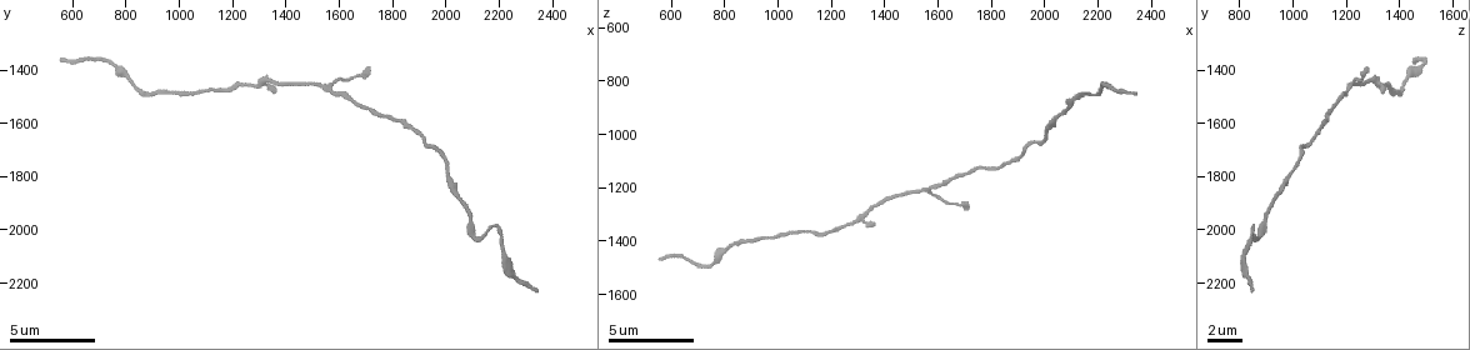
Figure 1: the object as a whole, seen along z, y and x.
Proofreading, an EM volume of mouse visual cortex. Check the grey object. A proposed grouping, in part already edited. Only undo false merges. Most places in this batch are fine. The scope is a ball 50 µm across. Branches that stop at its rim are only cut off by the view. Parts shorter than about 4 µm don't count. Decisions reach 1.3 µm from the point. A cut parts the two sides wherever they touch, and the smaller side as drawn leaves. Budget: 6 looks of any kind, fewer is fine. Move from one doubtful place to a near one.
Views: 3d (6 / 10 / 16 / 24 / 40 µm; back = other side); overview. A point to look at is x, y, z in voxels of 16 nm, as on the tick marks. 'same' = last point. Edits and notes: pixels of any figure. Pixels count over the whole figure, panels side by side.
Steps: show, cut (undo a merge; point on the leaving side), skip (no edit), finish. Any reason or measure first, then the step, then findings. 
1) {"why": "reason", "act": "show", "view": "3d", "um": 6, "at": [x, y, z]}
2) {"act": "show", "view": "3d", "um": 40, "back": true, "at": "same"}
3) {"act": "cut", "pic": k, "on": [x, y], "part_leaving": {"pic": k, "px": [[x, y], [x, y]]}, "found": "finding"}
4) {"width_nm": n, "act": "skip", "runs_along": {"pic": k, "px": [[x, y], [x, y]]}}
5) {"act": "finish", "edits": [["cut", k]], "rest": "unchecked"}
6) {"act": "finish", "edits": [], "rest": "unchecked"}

{"why": "sudden change in width", "act": "show", "view": "3d", "um": 6, "at": [2010, 1780, 1010]}

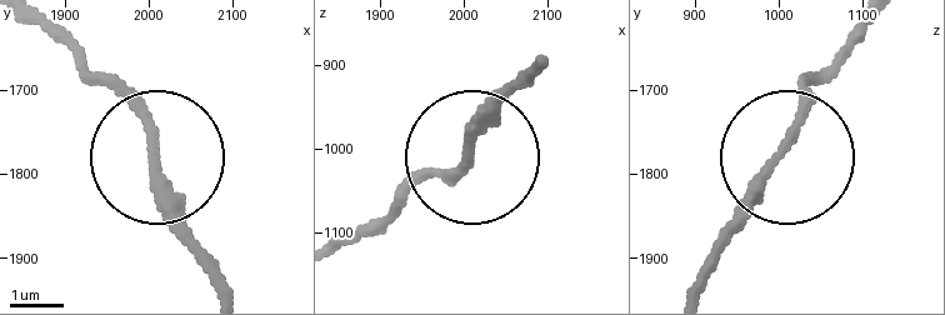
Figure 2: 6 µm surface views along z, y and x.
{"act": "skip", "runs_along": {"pic": 2, "px": [[361, 231], [415, 183], [460, 164], [473, 124], [518, 79]]}, "found": "continuous, no second cell"}

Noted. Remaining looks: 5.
{"act": "show", "view": "3d", "um": 16, "at": [1550, 1470, 1200]}

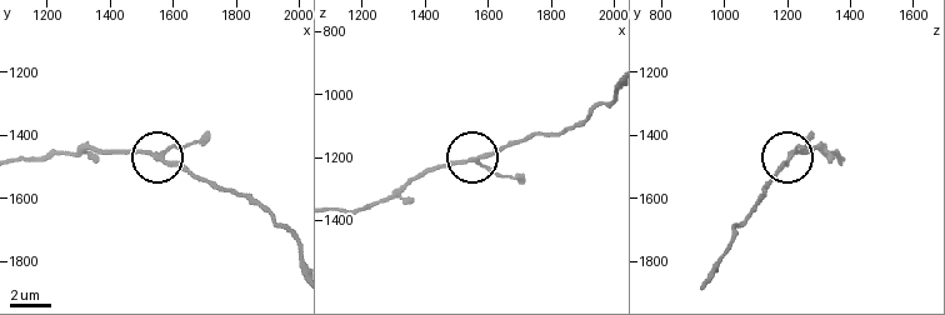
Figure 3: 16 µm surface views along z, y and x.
{"why": "closer look", "act": "show", "view": "3d", "um": 6, "at": [1550, 1470, 1220]}

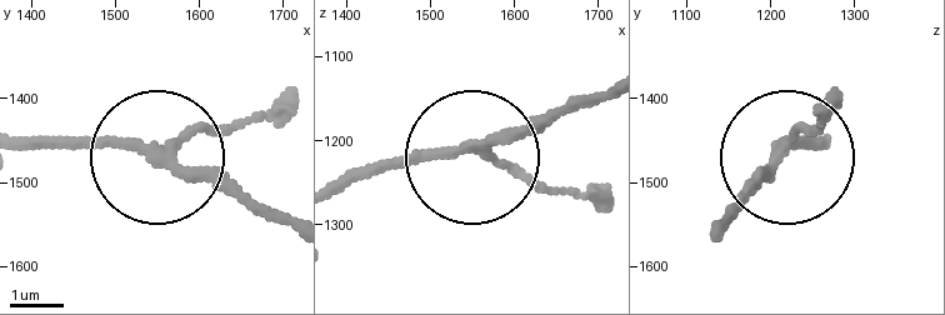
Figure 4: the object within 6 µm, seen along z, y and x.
{"act": "skip", "runs_along": {"pic": 4, "px": [[541, 126], [335, 180]]}, "found": "continuous, no second cell"}

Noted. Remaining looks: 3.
{"why": "narrows sharply", "act": "show", "view": "3d", "um": 16, "at": [1110, 1470, 1370]}

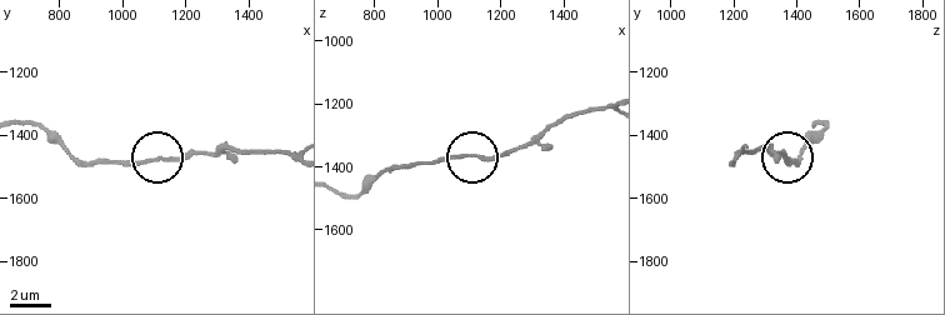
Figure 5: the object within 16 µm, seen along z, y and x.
{"act": "skip", "runs_along": {"pic": 5, "px": [[608, 105], [563, 116], [483, 159], [456, 154], [408, 164]]}, "found": "continuous, no second cell"}

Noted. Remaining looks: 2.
{"act": "finish", "edits": [], "rest": "unchecked"}

